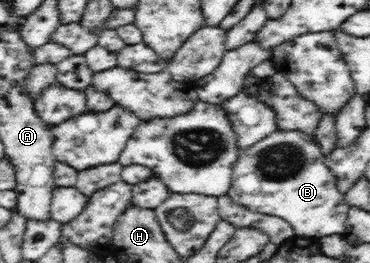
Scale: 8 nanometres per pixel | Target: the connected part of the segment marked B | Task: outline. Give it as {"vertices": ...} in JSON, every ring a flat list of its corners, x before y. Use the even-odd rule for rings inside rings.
{"vertices":[[277,129,249,149,240,151,234,163,231,185,226,194,235,203,247,209,288,221,295,236,318,239,333,234,343,235,350,207,346,204,344,194,337,189,335,176,324,161,325,155,313,138,300,131]]}

